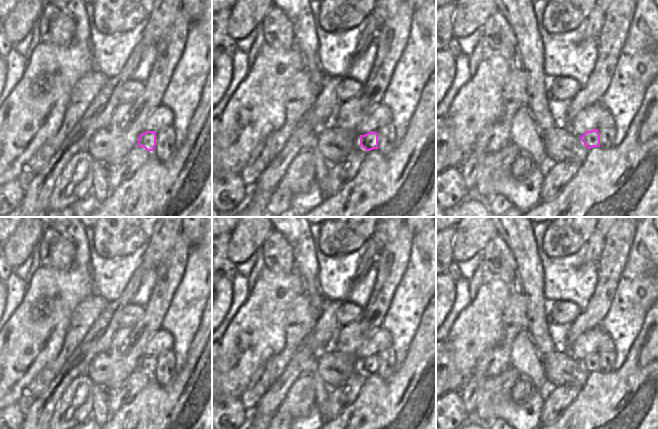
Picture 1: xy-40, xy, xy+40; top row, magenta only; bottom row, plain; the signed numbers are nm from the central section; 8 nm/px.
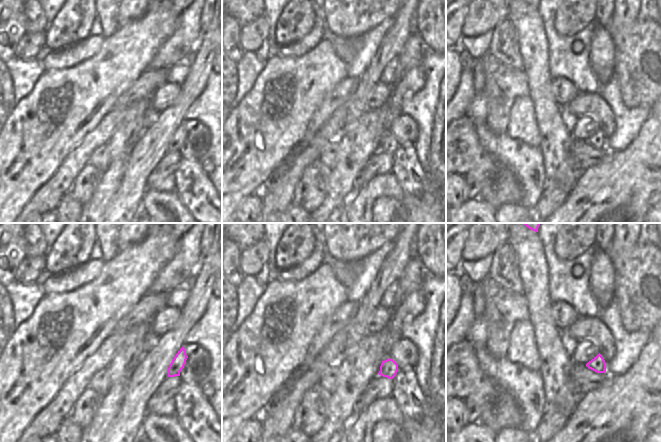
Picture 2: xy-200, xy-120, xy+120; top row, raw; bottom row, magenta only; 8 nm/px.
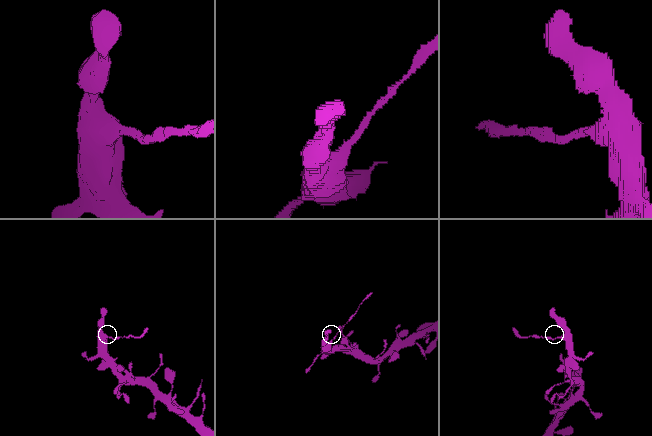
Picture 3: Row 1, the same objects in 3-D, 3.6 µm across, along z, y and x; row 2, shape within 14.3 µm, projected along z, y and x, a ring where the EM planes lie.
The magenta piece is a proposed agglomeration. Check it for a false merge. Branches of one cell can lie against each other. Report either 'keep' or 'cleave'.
cleave

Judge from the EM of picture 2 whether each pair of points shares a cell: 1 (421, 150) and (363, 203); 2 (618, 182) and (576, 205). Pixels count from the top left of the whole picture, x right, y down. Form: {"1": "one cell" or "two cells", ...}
{"1": "two cells", "2": "one cell"}

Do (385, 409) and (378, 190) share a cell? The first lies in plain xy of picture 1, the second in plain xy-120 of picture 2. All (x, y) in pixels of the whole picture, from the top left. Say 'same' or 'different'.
same

